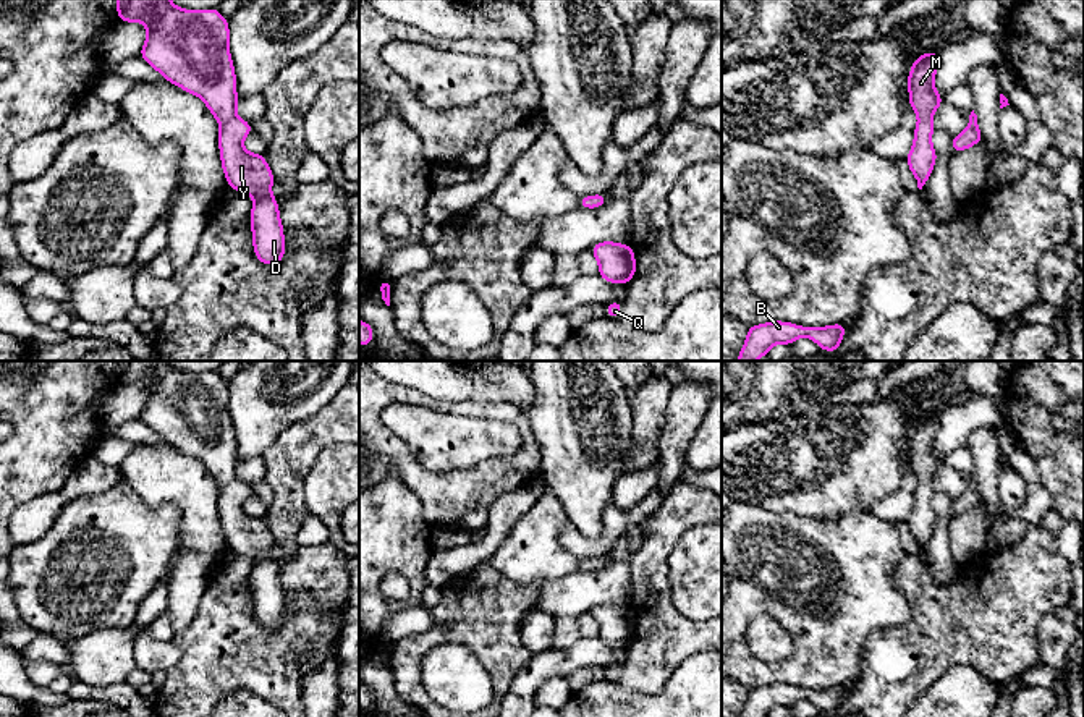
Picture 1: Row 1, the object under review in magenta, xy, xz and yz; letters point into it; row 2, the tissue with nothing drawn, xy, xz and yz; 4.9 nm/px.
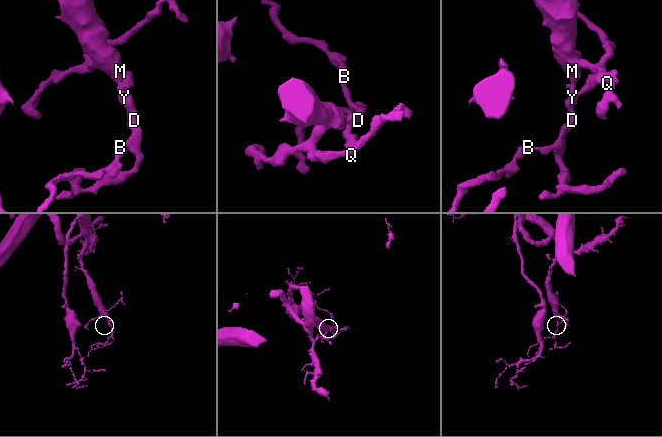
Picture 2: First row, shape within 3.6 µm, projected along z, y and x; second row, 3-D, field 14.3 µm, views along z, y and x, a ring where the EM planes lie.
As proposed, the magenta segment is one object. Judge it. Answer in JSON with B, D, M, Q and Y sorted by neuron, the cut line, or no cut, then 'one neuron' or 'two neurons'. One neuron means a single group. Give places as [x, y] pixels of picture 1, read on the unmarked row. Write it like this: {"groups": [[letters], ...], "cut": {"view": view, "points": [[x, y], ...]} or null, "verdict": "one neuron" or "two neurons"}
{"groups": [["B", "D", "M", "Q", "Y"]], "cut": null, "verdict": "one neuron"}

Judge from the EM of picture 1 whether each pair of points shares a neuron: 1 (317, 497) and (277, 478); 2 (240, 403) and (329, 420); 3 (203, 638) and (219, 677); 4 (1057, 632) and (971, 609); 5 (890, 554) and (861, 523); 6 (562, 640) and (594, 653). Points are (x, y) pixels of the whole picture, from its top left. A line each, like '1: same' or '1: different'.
1: different
2: different
3: same
4: different
5: same
6: different

